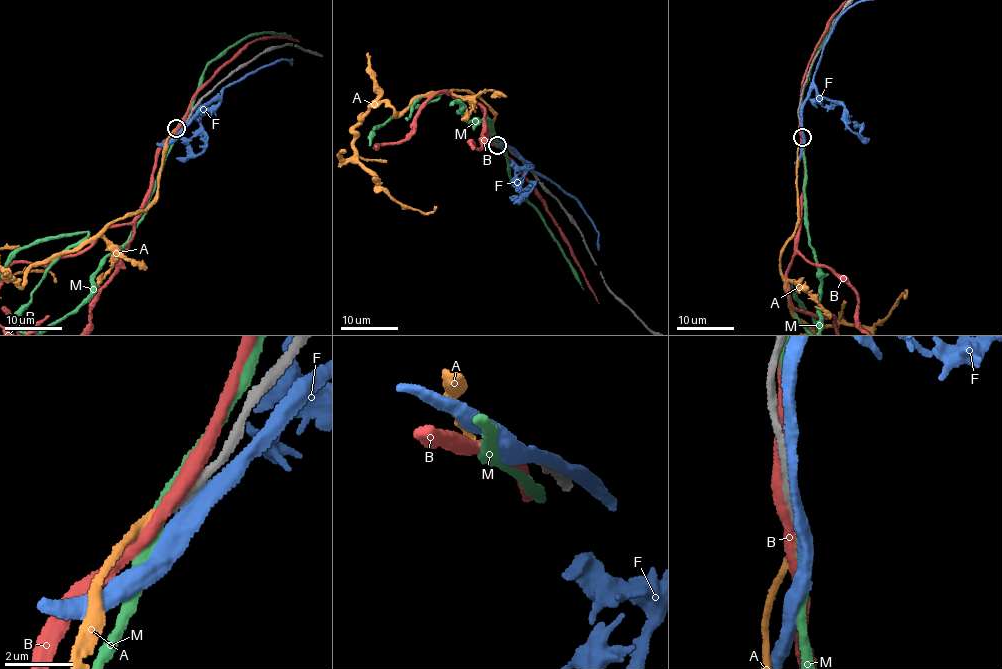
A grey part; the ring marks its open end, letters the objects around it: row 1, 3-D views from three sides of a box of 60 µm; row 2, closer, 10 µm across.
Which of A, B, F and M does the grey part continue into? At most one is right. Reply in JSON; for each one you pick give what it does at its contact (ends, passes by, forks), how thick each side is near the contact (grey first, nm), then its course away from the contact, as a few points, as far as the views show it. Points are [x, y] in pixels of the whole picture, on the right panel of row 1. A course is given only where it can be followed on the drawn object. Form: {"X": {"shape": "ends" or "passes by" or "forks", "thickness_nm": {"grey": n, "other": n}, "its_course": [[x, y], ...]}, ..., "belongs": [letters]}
{"A": {"shape": "ends", "thickness_nm": {"grey": 240, "other": 190}}, "belongs": ["A"]}

